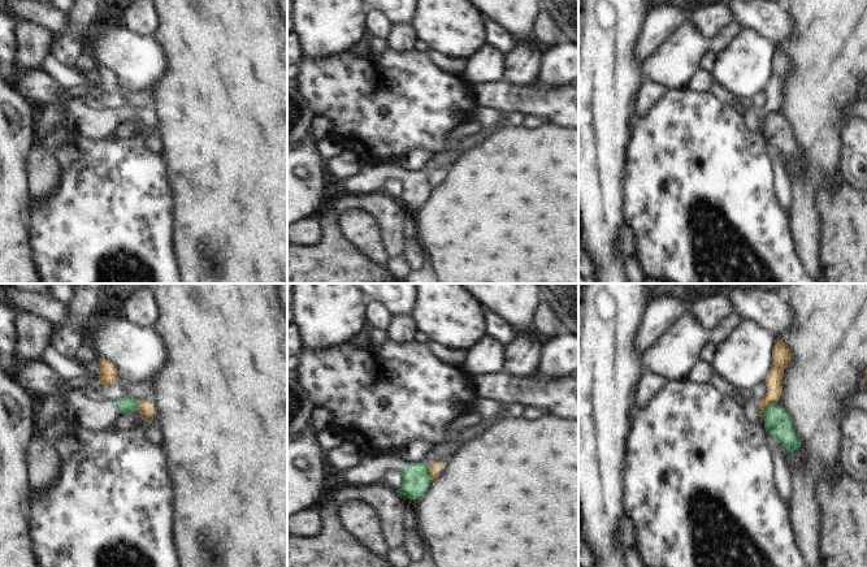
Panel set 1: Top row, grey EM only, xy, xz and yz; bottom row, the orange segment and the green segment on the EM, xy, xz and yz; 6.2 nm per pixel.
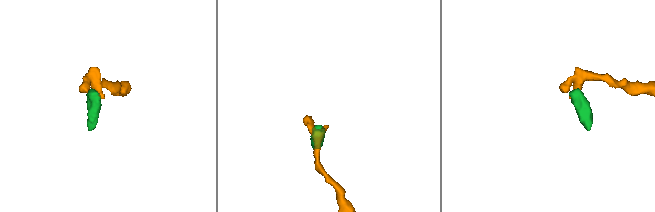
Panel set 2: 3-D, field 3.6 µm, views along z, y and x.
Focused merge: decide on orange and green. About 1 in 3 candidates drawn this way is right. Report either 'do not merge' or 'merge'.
do not merge

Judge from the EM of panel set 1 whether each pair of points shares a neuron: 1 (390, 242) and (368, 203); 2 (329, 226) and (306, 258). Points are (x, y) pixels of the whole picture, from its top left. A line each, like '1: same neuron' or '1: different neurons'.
1: same neuron
2: same neuron

